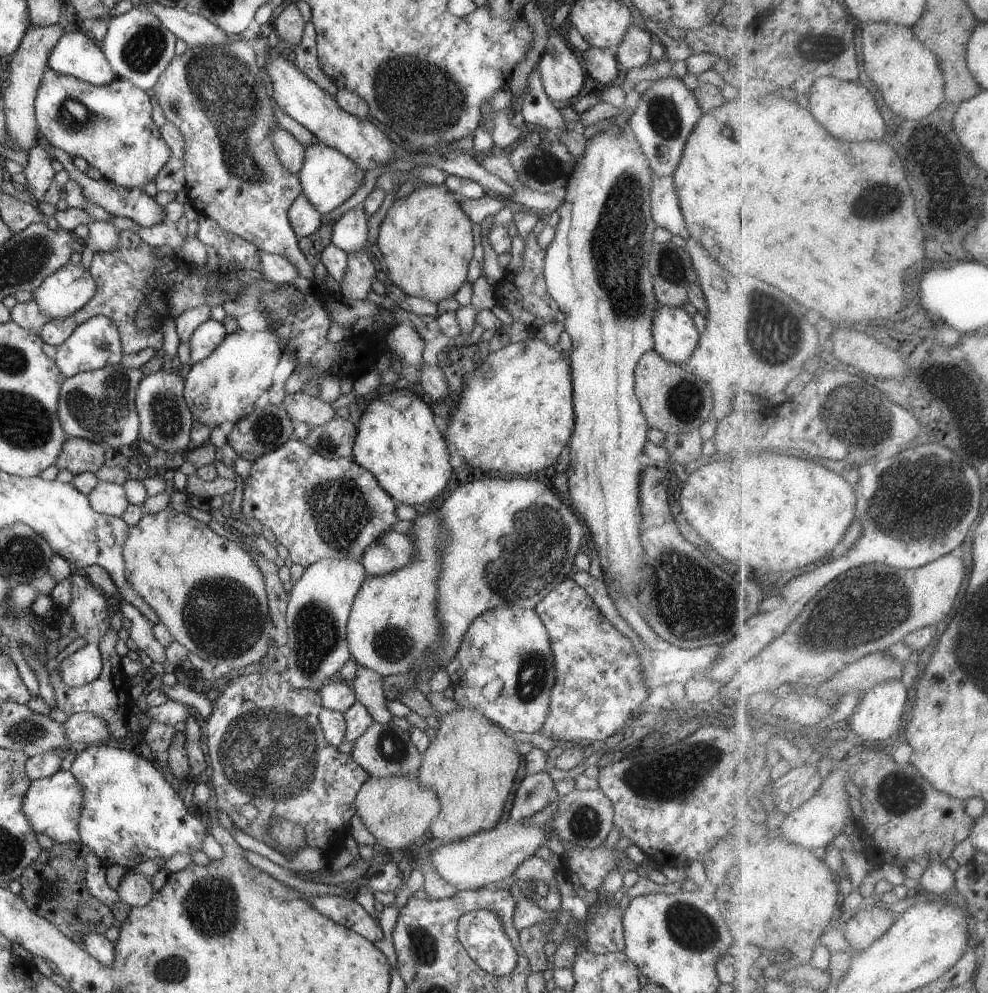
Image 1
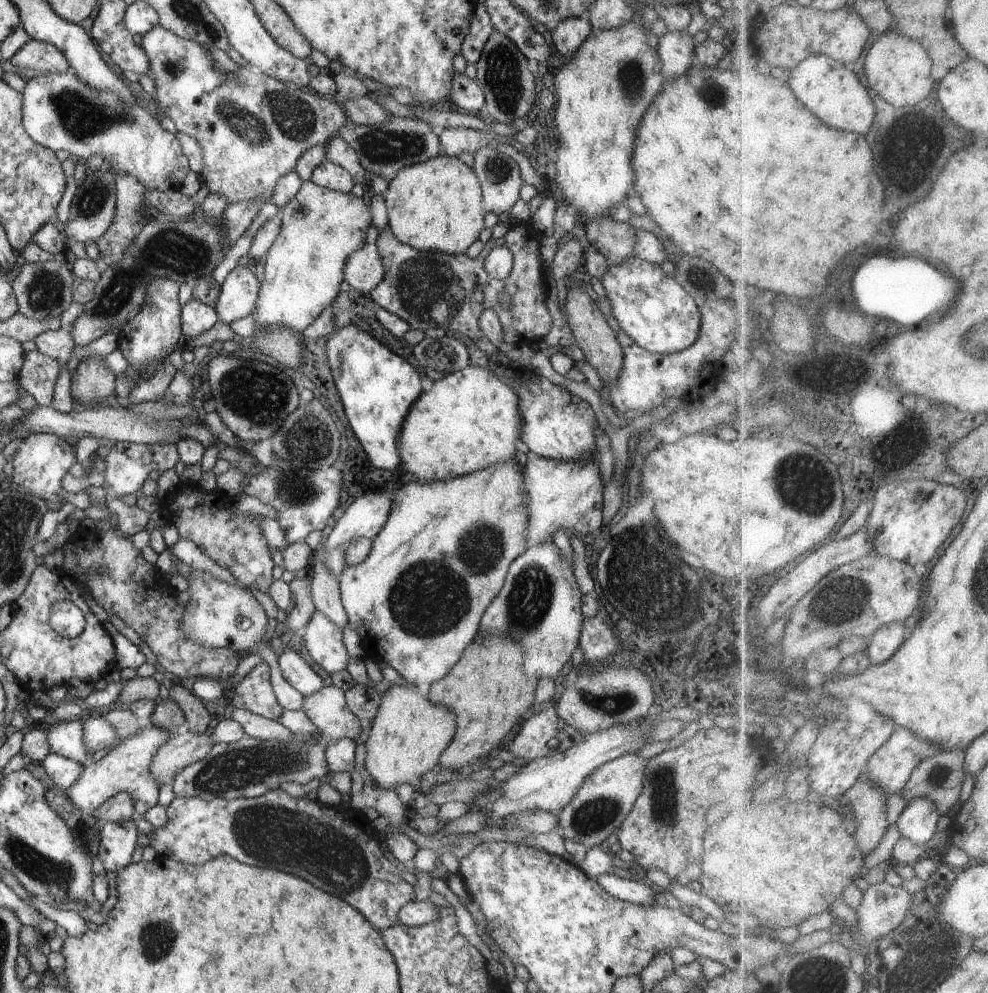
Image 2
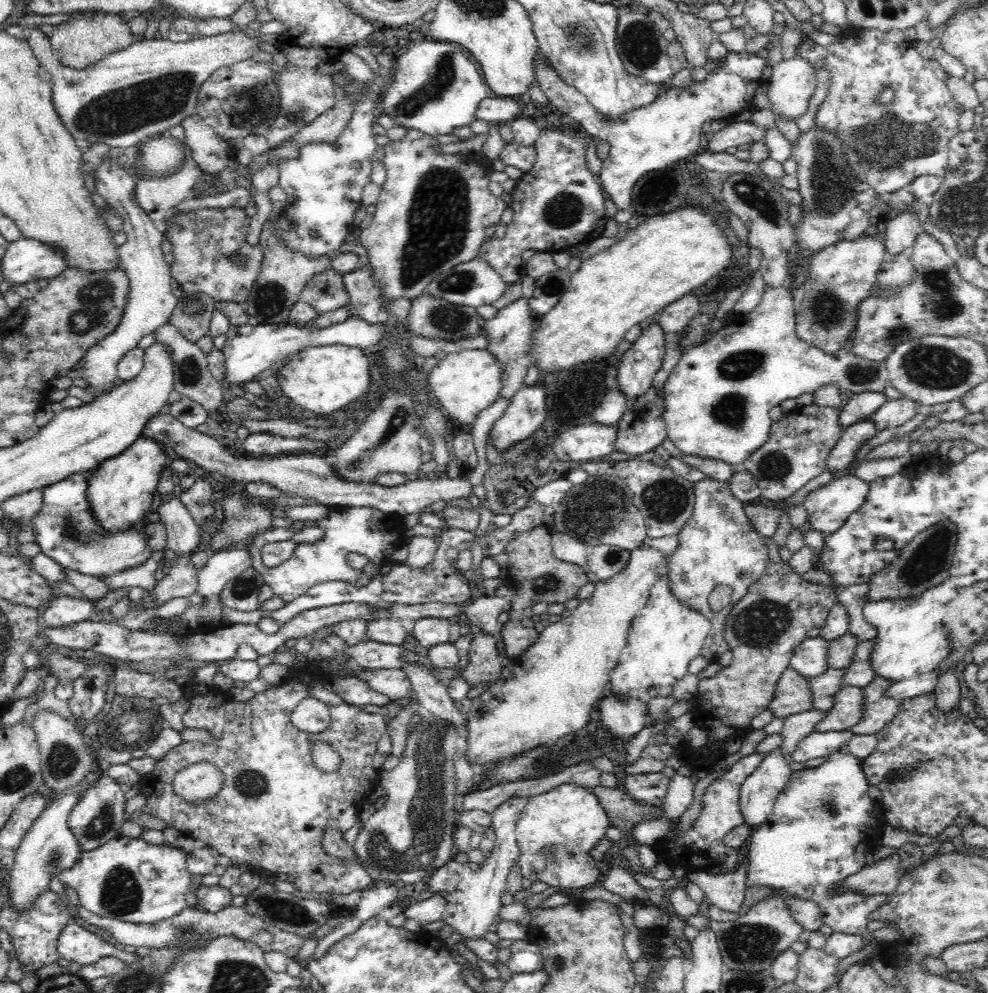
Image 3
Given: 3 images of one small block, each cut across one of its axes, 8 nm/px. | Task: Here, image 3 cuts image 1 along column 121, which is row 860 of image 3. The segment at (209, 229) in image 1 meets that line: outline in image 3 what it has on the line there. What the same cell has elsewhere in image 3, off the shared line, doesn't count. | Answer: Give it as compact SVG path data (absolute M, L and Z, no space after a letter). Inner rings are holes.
M288 680L282 682L280 686L269 686L268 690L256 693L250 700L245 702L239 702L232 700L231 702L224 702L220 705L214 703L216 700L216 696L212 696L212 692L206 692L205 694L199 693L194 689L194 685L192 683L187 687L186 694L190 698L190 708L184 714L183 717L183 726L185 728L190 728L194 731L200 732L208 732L213 736L213 741L208 744L204 744L200 741L182 741L172 748L171 751L168 751L160 760L155 762L155 767L148 773L142 776L140 780L139 790L142 795L146 797L146 803L142 808L140 808L142 814L144 812L148 814L152 814L152 816L158 816L164 822L166 822L166 827L176 828L179 830L182 836L188 836L188 838L193 838L198 844L205 844L208 847L216 848L220 855L224 855L226 858L230 859L231 864L239 862L246 863L248 868L262 868L262 870L268 870L271 873L284 872L290 877L290 880L294 883L294 886L298 891L302 892L333 892L333 894L338 897L339 901L350 900L354 898L356 893L361 892L363 889L368 887L368 884L373 881L372 877L370 877L370 873L366 871L365 868L358 866L355 862L350 862L349 860L336 860L333 856L328 856L327 852L322 846L321 840L324 836L326 829L334 829L336 831L342 831L342 834L346 832L348 829L354 826L356 820L359 819L360 807L366 804L367 800L365 798L365 791L373 792L379 789L378 785L378 774L377 769L372 767L372 756L376 753L377 744L382 735L386 733L386 714L369 714L368 712L364 712L358 706L352 706L351 704L346 704L335 692L331 690L326 690L323 686L316 686L310 690L310 685L304 684L304 682L298 682L298 680ZM306 697L317 698L321 700L324 704L328 705L331 723L328 725L326 730L317 733L307 733L298 730L296 726L291 724L291 715L294 711L294 707ZM320 741L326 742L334 745L334 749L340 753L340 757L342 757L342 763L338 767L336 772L324 772L319 768L316 768L311 761L310 756L310 747L313 742ZM198 762L208 762L217 766L221 773L223 774L223 785L219 790L216 798L206 801L203 805L194 805L194 803L188 803L186 801L180 800L180 796L176 794L174 791L174 787L172 787L172 782L174 780L174 776L180 770L184 770L184 768L188 768L188 766L192 766L192 764L198 764Z

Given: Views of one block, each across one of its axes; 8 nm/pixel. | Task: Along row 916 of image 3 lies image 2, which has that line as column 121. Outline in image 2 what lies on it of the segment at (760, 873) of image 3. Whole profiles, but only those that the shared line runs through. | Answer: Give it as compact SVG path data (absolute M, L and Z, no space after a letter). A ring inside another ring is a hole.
M126 820L123 822L104 822L101 829L102 846L98 852L97 865L106 872L120 872L131 864L134 852L143 839L139 832L127 832Z

